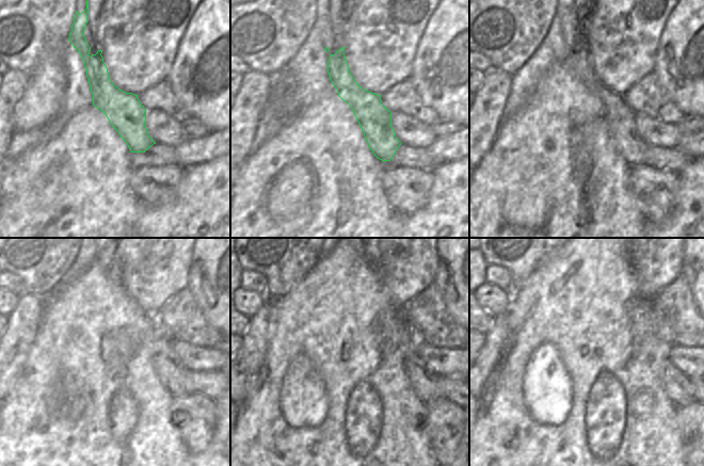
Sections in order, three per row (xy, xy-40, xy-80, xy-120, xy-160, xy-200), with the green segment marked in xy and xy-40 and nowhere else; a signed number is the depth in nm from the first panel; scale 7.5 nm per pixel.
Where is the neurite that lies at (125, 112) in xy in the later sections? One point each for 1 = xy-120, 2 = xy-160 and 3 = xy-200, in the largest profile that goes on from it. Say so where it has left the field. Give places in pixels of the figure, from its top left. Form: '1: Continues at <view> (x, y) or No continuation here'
1: Continues at xy-120 (173, 373)
2: Continues at xy-160 (424, 383)
3: Continues at xy-200 (678, 387)

